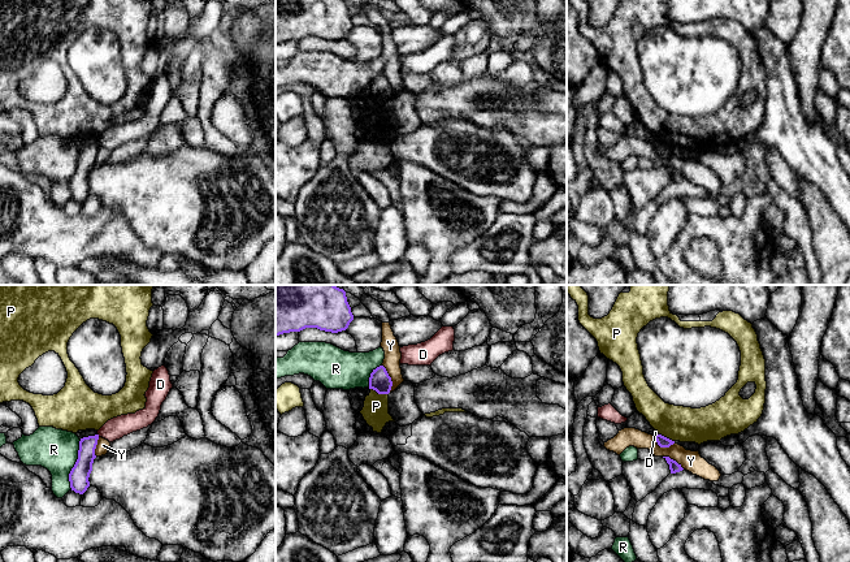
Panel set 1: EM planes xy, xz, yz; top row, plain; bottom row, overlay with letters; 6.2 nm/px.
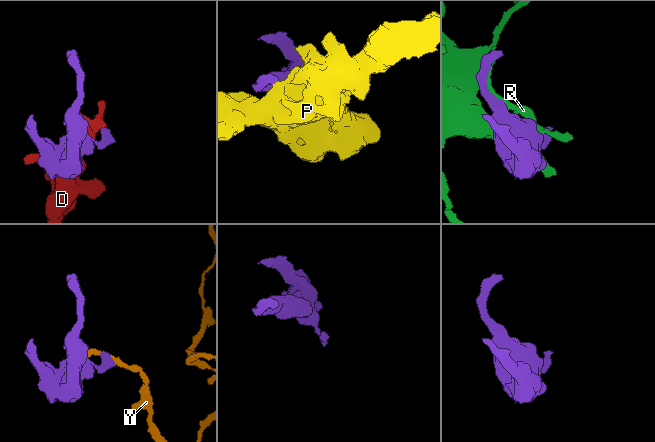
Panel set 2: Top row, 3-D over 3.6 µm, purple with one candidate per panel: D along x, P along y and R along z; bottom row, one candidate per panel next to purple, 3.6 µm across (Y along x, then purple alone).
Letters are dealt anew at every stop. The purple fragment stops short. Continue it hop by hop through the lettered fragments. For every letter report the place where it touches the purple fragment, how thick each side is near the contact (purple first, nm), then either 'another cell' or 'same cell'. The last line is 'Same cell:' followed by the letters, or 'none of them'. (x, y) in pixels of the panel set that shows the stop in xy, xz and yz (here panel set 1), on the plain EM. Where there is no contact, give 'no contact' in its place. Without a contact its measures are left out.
D: contact yz (655, 143); calibres 70 and 30 nm; another cell
P: contact xz (378, 102); calibres 130 and 160 nm; another cell
R: contact xy (74, 173); calibres 120 and 260 nm; another cell
Y: contact xz (390, 87); calibres 130 and 110 nm; another cell
Same cell: none of them

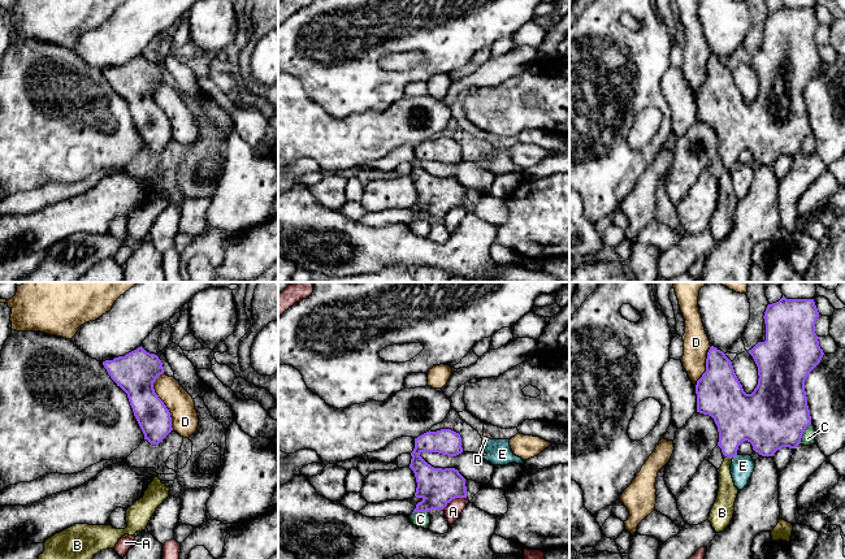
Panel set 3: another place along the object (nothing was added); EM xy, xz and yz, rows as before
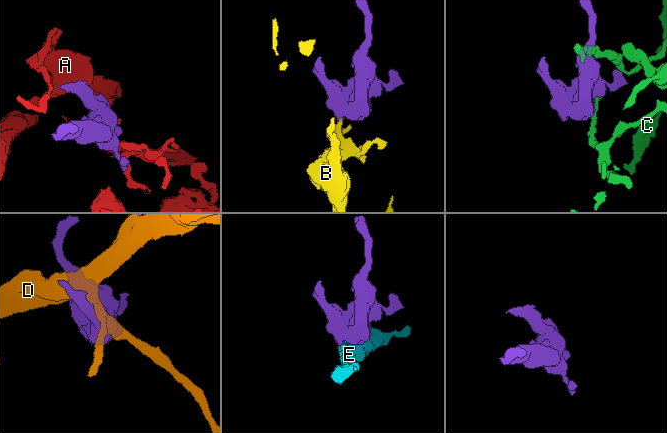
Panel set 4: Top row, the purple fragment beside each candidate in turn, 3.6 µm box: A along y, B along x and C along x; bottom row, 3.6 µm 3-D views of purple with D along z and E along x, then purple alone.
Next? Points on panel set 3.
A: contact xz (454, 207); calibres 240 and 110 nm; another cell
B: contact yz (728, 165); calibres 300 and 120 nm; same cell
C: contact yz (802, 142); calibres 400 and 80 nm; another cell
D: contact xy (161, 109); calibres 260 and 170 nm; another cell
E: contact yz (735, 164); calibres 300 and 140 nm; another cell
Same cell: B

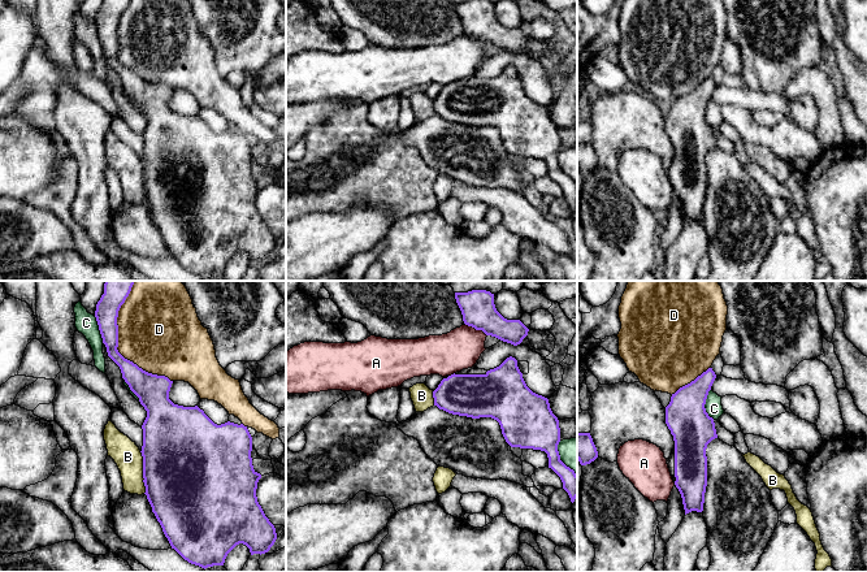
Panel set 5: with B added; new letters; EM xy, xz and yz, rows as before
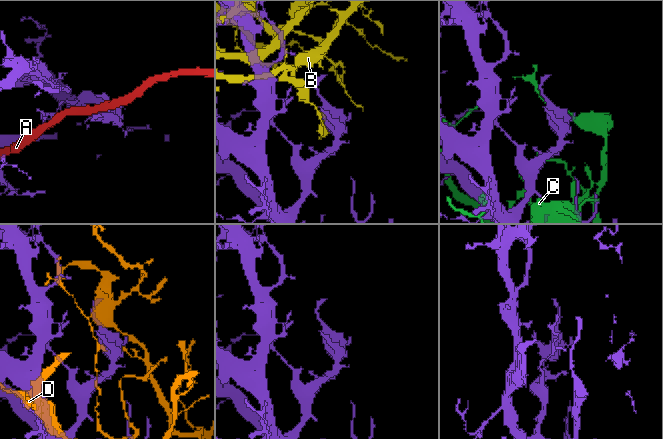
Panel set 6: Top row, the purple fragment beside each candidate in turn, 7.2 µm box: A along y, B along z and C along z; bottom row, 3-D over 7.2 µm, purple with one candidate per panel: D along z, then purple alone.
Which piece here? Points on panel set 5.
A: contact xz (476, 38); calibres 220 and 260 nm; another cell
B: contact xy (143, 181); calibres 500 and 170 nm; another cell
C: contact yz (705, 112); calibres 260 and 100 nm; another cell
D: contact xy (116, 57); calibres 150 and 440 nm; another cell
Same cell: none of them

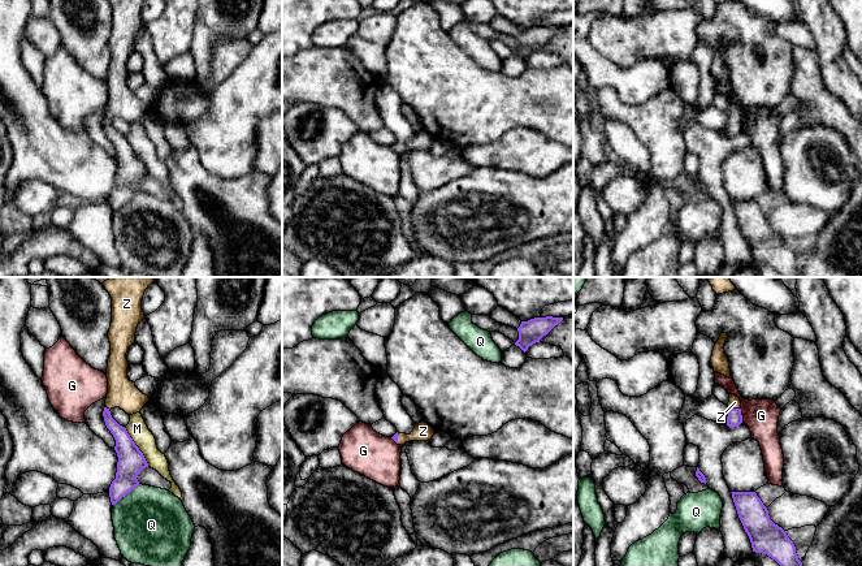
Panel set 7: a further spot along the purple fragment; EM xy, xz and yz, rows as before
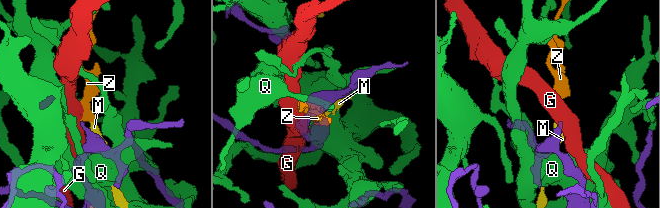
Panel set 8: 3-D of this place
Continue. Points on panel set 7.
G: contact yz (741, 124); calibres 90 and 200 nm; another cell
M: contact xy (137, 155); calibres 160 and 120 nm; another cell
Q: contact xy (126, 202); calibres 160 and 460 nm; another cell
Z: contact yz (735, 117); calibres 90 and 70 nm; same cell
Same cell: Z

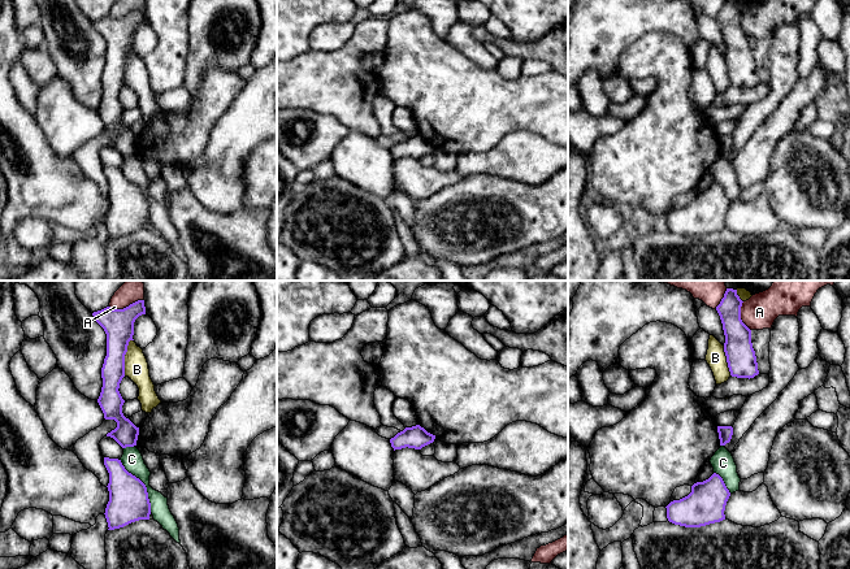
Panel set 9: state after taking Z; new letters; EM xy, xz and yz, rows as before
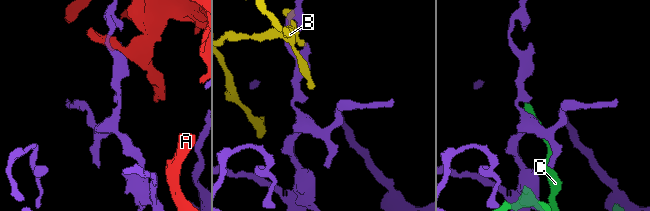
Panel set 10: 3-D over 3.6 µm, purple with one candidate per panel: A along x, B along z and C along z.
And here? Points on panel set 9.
A: contact xy (126, 16); calibres 190 and 110 nm; another cell
B: contact xy (124, 66); calibres 190 and 140 nm; another cell
C: contact xy (144, 194); calibres 240 and 130 nm; another cell
Same cell: none of them

